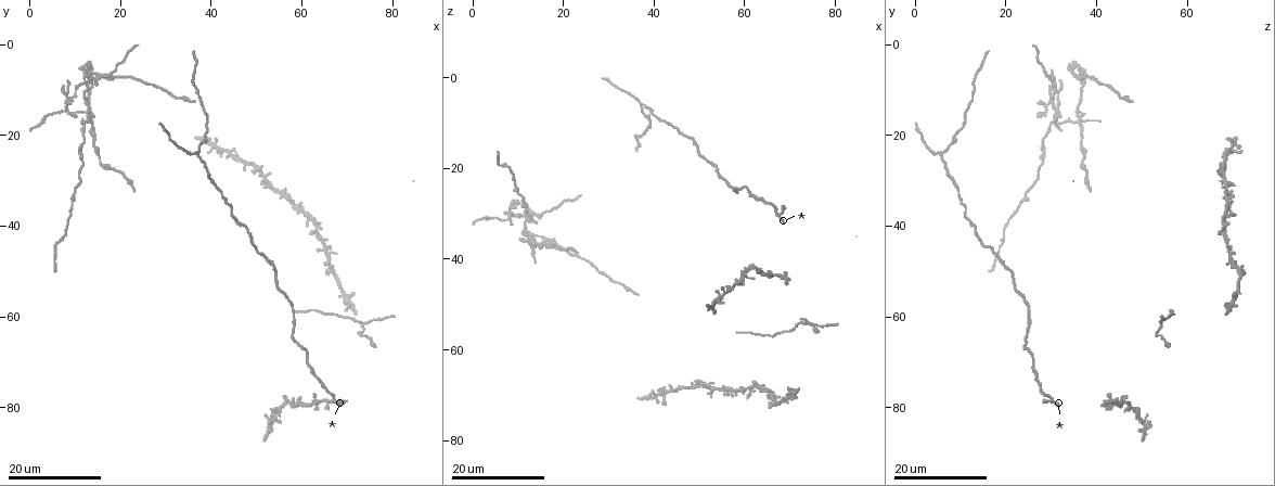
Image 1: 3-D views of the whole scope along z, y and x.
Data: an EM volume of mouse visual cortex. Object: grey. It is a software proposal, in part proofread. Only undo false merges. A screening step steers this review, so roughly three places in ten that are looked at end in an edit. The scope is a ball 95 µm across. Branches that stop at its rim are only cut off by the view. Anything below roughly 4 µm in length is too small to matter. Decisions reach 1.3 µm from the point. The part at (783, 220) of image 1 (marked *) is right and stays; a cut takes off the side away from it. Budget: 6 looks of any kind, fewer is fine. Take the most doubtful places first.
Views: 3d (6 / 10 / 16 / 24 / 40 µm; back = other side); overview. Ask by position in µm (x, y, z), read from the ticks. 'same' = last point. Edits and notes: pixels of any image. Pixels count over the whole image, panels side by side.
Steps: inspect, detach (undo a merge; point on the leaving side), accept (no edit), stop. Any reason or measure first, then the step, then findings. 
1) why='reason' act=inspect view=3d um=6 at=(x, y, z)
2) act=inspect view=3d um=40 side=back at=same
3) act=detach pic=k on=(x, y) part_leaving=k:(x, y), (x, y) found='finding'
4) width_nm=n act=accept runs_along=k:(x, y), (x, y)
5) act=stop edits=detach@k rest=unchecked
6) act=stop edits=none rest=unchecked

why='looks like a crossing' act=inspect view=3d um=16 at=(41.0, 22.5, 70.0)

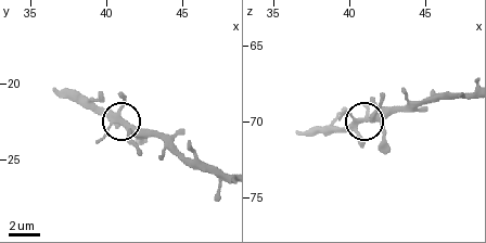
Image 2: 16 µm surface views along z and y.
why='zoom in' act=inspect view=3d um=10 at=(41.0, 22.4, 69.8)

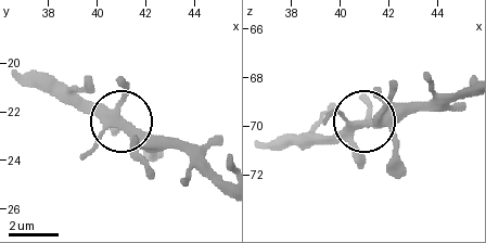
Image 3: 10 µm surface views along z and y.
arms=5 act=accept found='all the same cell'

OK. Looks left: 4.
why='three-way junction' act=inspect view=3d um=24 at=(37.0, 24.0, 6.0)

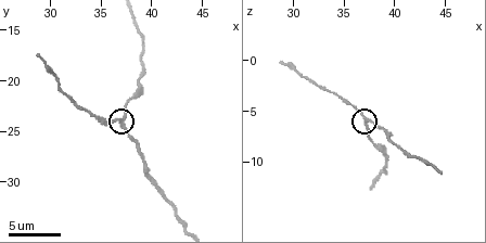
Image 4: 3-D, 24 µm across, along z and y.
act=inspect view=3d um=10 at=(37.2, 24.0, 6.0)

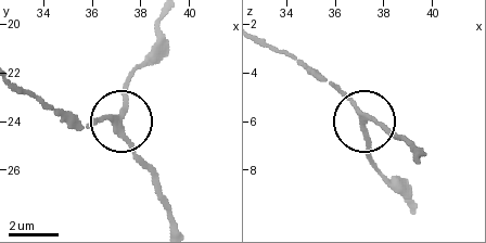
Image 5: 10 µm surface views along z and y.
act=inspect view=3d um=10 side=back at=(37.1, 24.0, 5.9)

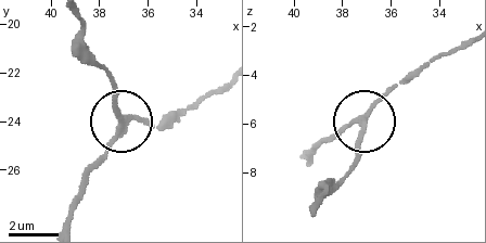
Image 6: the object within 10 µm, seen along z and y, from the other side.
act=detach pic=6 on=(116, 99) part_leaving=6:(124, 119), (115, 82), (85, 45), (80, 20) found='two cells meet here'

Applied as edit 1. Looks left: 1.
act=stop edits=detach@6 rest=unchecked

